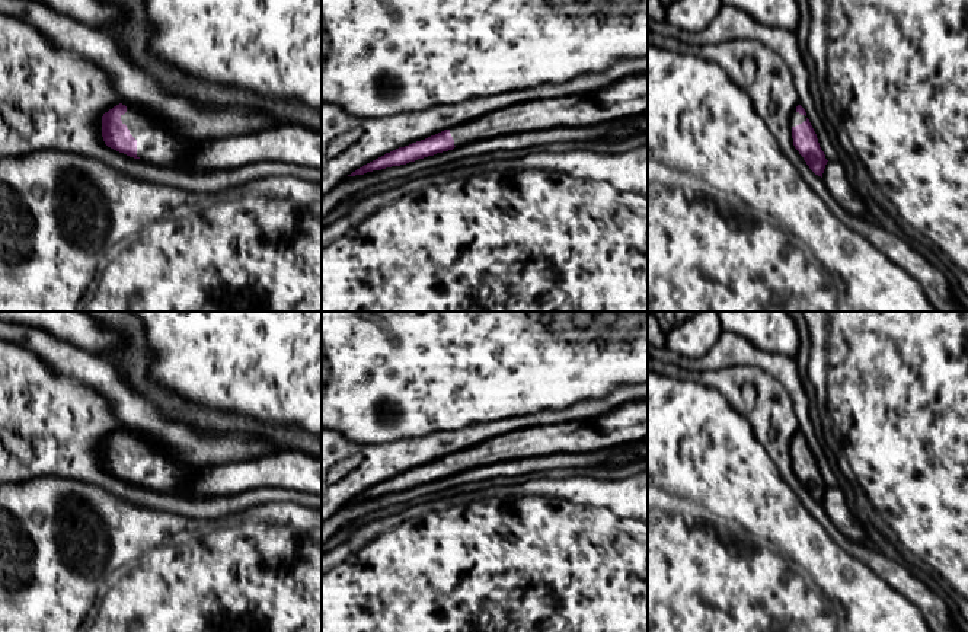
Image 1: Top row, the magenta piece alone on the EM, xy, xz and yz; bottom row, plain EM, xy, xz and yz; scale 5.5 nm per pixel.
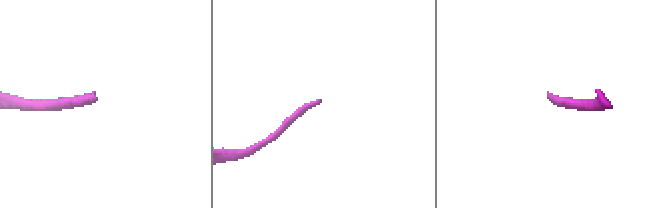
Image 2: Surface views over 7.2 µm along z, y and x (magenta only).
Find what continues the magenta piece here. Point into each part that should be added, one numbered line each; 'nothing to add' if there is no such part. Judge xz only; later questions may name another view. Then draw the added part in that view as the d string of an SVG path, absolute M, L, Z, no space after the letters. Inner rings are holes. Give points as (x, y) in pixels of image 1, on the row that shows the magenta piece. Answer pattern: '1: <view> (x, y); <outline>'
1: xz (626, 98); M648 73L630 74L584 95L518 103L489 112L450 130L456 147L472 141L627 119L648 114Z

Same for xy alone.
1: xy (156, 143); M127 106L121 121L137 140L137 157L154 166L176 166L188 160L198 146L141 108Z

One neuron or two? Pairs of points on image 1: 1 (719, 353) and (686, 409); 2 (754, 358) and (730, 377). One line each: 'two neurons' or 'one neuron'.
1: two neurons
2: one neuron

